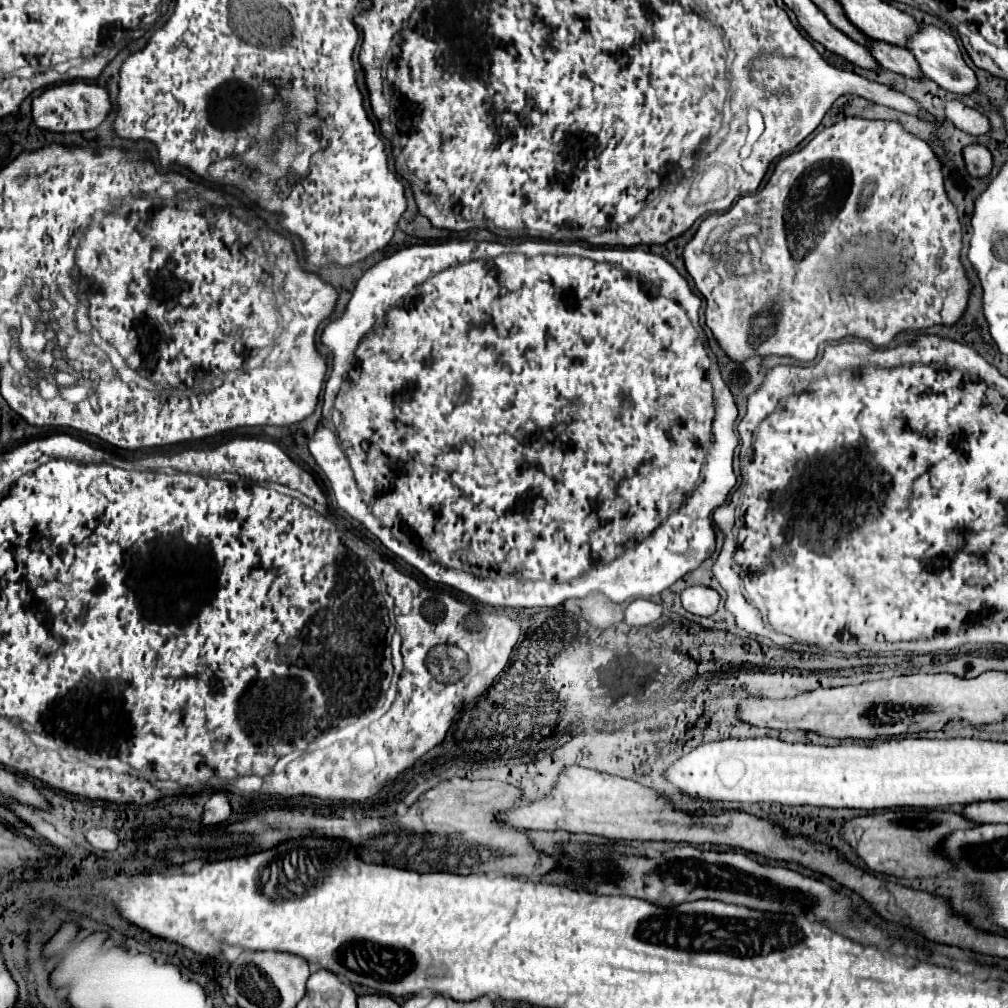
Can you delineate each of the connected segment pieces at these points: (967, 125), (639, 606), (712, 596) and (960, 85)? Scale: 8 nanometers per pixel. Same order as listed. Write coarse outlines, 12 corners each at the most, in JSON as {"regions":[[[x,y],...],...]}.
{"regions":[[[958,100],[946,102],[946,118],[962,132],[984,136],[990,122]],[[638,598],[626,608],[624,622],[646,626],[662,616],[658,602]],[[690,586],[682,606],[696,616],[712,616],[720,594],[714,588]],[[920,26],[908,42],[922,72],[946,92],[970,96],[974,70],[956,38]]]}

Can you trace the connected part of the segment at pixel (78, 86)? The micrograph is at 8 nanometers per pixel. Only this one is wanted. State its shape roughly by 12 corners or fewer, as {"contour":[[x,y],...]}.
{"contour":[[60,84],[32,102],[36,126],[86,132],[110,114],[106,88]]}

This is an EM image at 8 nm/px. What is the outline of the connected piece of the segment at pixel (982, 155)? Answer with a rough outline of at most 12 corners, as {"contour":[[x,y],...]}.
{"contour":[[984,146],[964,150],[966,170],[974,178],[992,172],[992,154]]}

